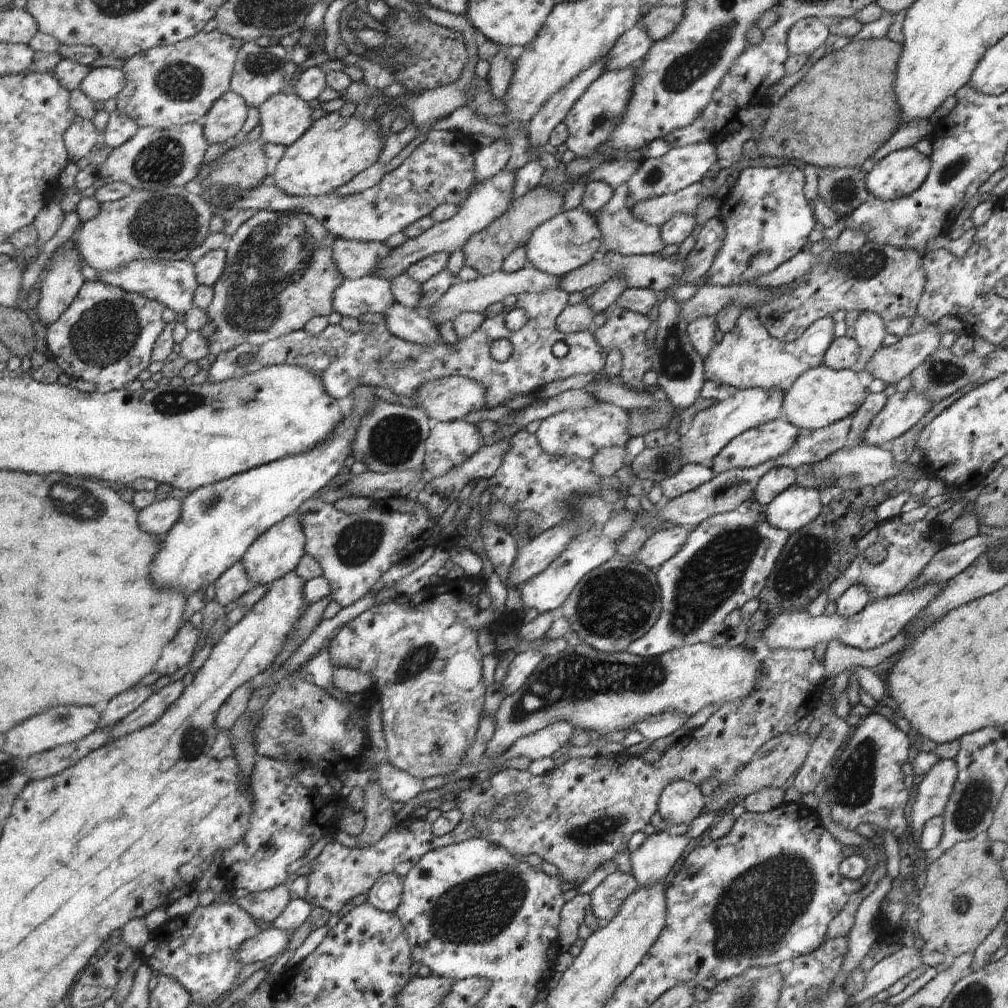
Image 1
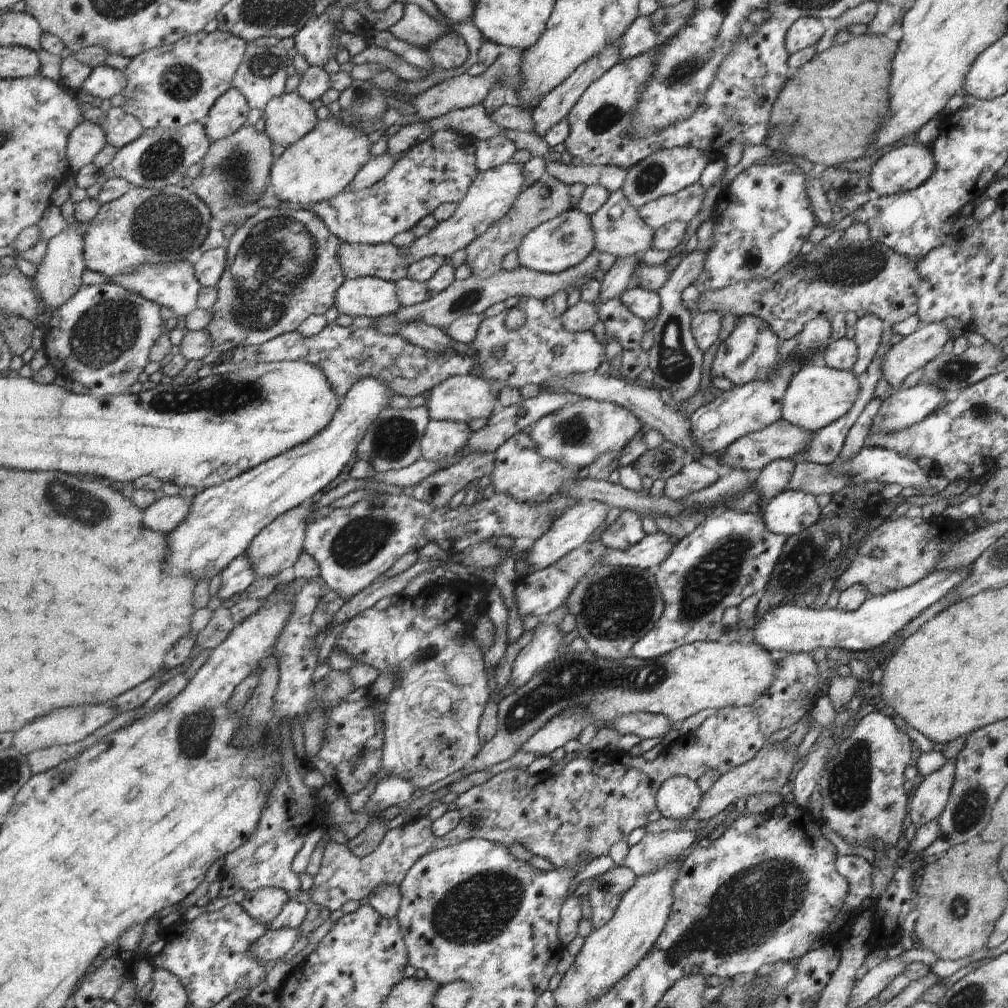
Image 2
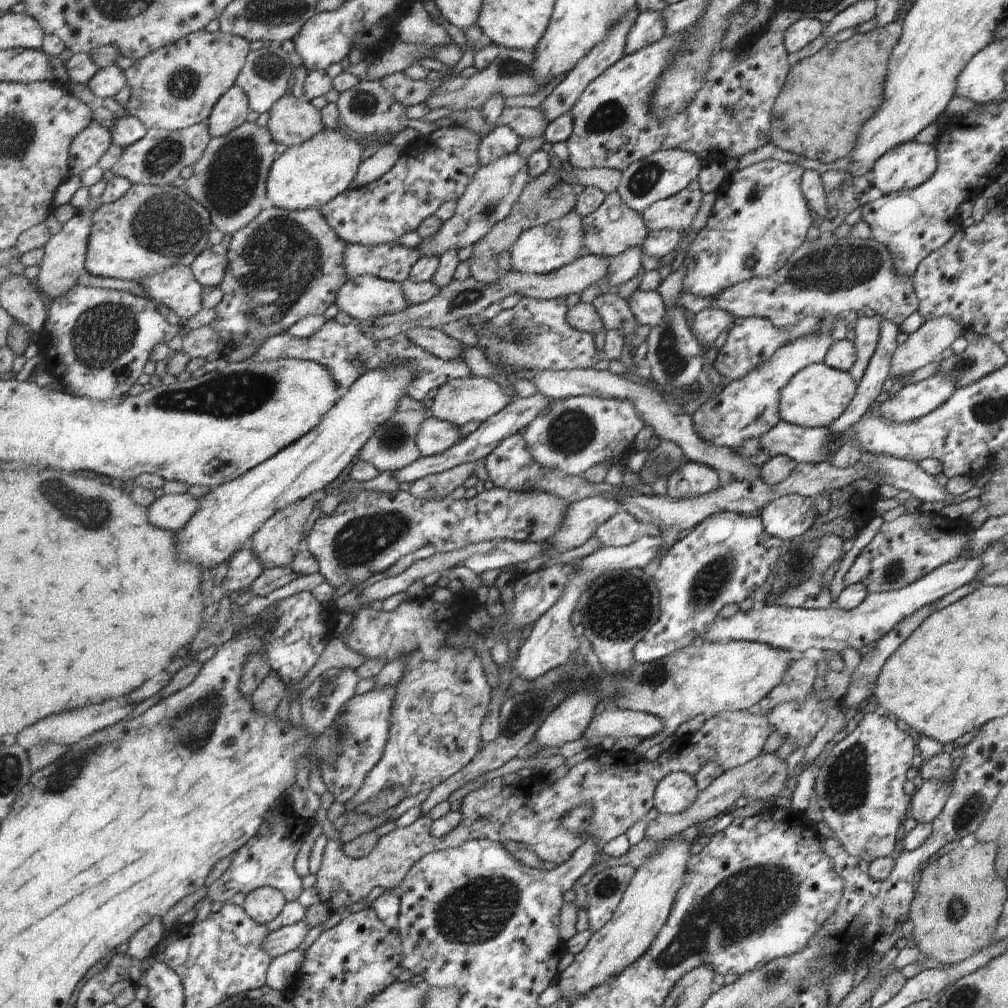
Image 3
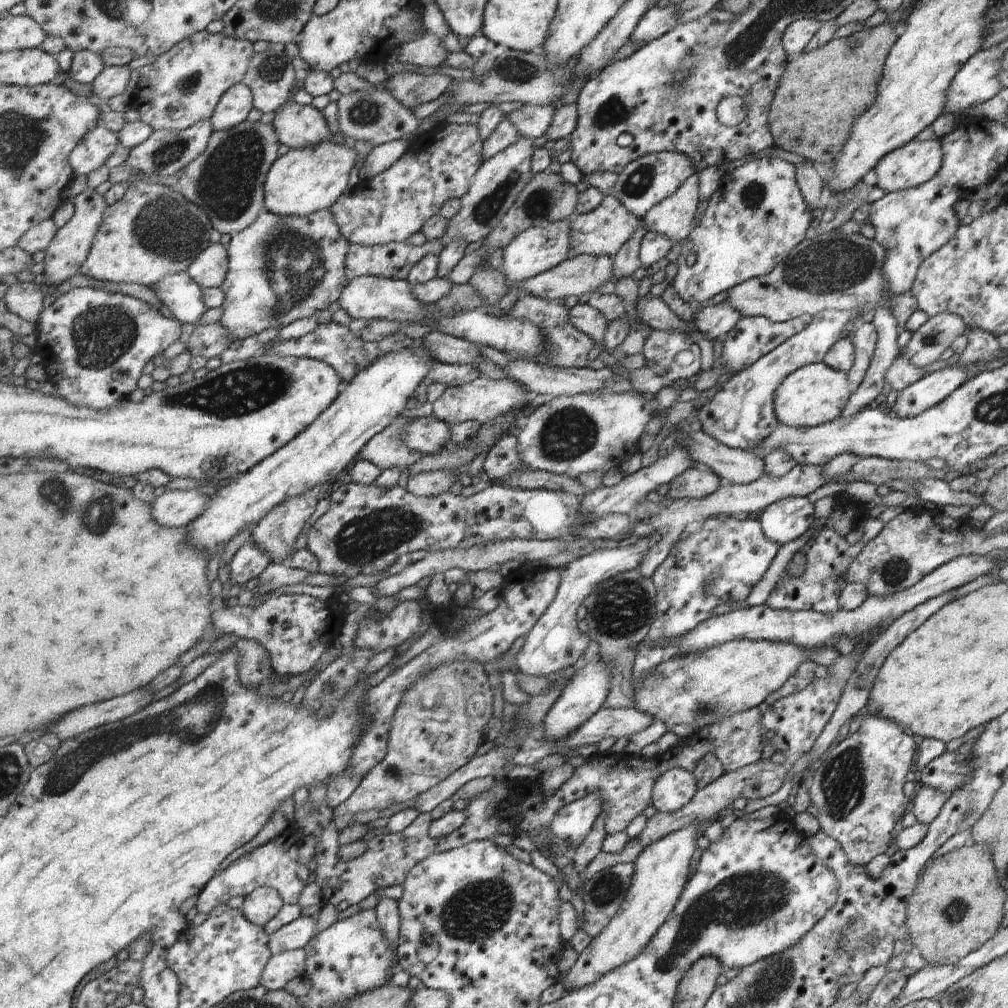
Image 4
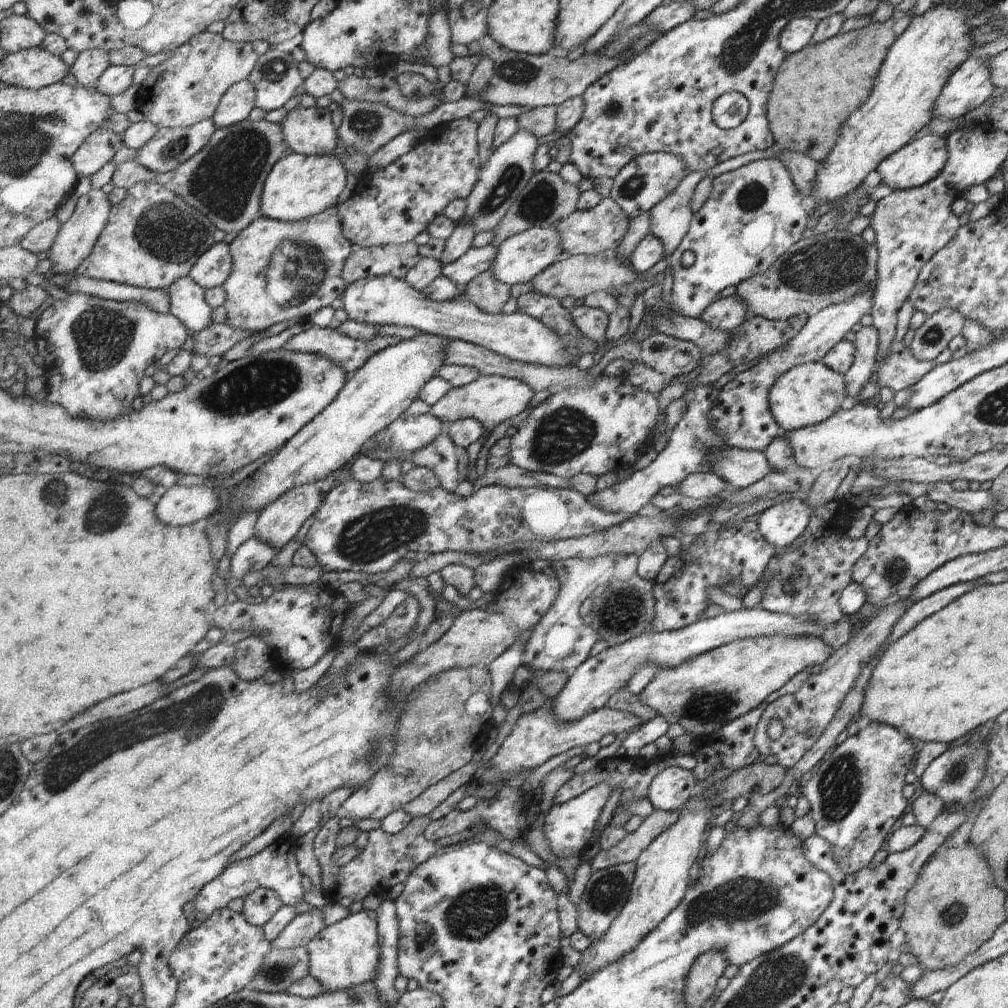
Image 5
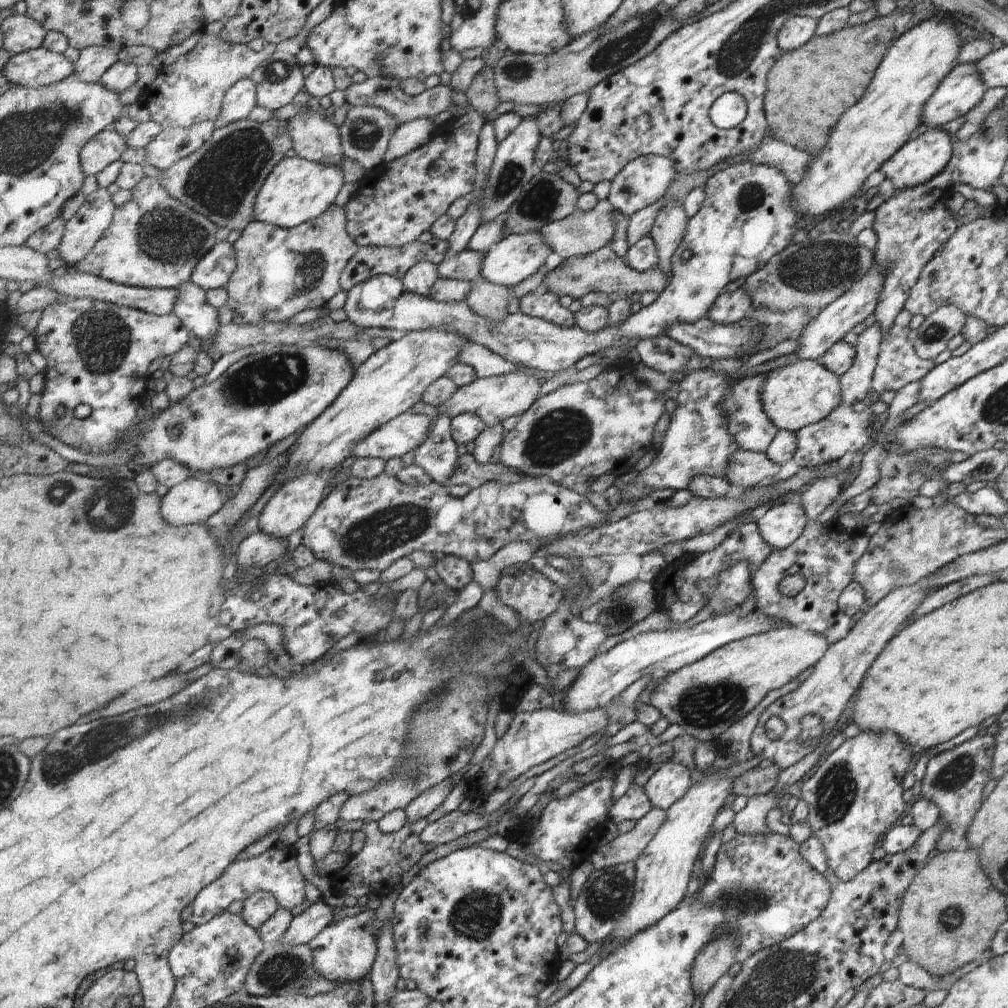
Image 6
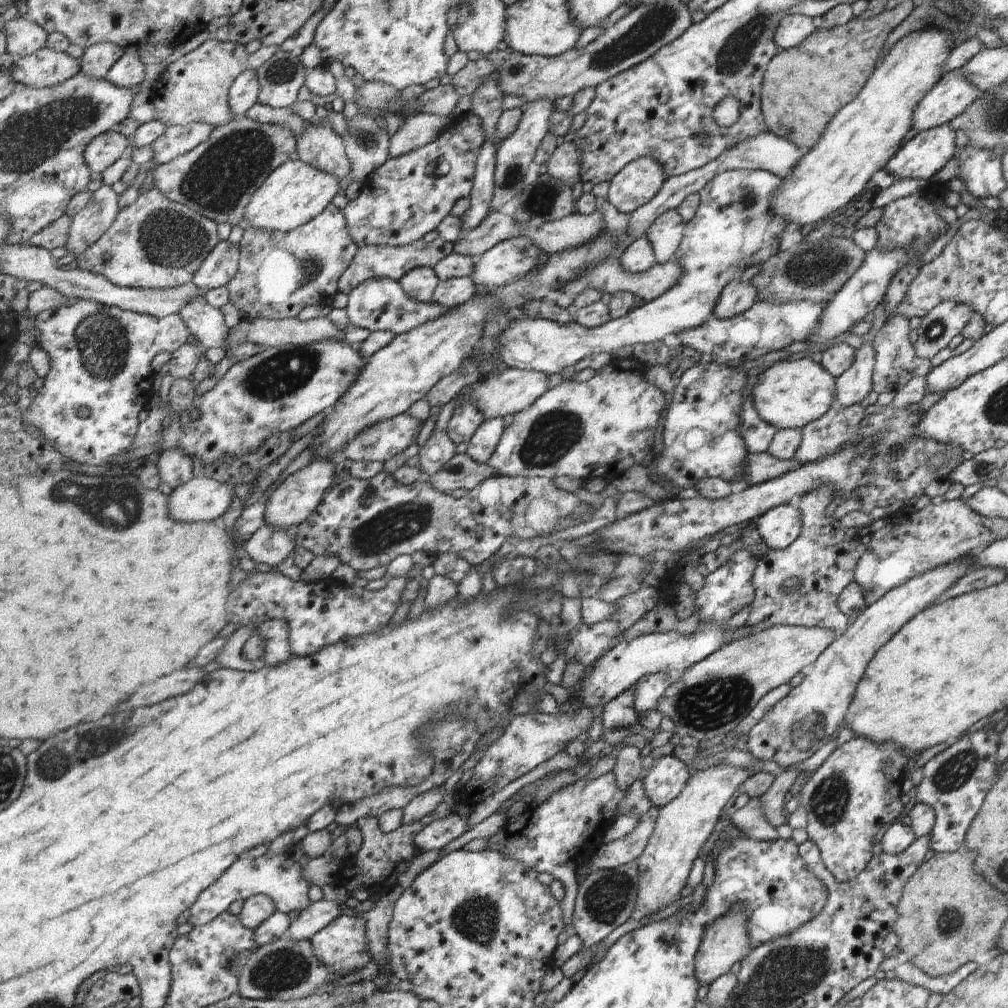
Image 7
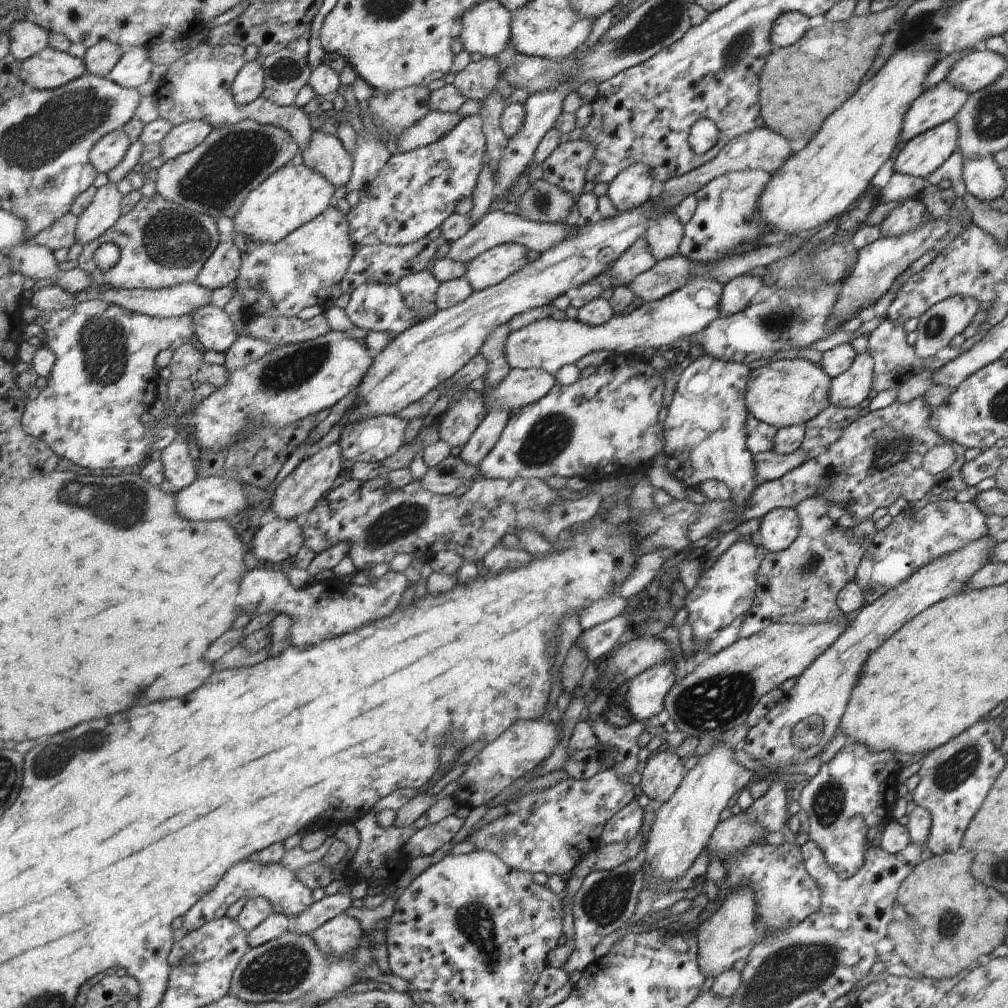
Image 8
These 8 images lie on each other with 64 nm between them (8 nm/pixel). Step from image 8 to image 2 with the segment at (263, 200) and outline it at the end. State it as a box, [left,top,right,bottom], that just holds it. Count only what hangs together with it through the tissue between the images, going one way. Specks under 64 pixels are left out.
[269,117,373,208]

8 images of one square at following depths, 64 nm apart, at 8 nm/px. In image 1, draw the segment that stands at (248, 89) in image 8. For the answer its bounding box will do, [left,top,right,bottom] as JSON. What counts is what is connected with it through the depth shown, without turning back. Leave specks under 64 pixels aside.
[201,92,249,145]

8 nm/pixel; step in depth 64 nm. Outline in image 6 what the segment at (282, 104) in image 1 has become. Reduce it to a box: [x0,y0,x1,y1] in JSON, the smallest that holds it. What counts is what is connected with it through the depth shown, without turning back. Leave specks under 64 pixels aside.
[288,109,344,168]

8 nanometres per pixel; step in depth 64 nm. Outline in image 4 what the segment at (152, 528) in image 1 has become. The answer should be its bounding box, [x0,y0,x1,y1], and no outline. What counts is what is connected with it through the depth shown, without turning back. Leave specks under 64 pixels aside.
[151,489,208,528]

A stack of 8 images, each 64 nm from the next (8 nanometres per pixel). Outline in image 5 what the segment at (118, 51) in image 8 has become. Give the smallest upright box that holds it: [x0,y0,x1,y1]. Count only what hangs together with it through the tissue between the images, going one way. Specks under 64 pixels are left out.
[70,49,111,86]

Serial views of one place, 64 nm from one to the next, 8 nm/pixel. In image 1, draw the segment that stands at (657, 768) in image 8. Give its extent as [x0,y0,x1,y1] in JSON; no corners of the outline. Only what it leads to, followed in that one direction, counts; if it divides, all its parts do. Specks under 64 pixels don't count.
[658,780,703,825]

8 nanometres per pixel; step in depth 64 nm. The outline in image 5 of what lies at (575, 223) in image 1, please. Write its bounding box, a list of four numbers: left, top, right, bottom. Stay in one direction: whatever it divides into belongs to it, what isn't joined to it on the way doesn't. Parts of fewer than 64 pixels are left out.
[489,226,564,284]

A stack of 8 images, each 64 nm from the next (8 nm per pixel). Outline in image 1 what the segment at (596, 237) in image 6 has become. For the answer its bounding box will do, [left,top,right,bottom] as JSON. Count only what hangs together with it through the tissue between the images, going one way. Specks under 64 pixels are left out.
[597,183,665,256]

